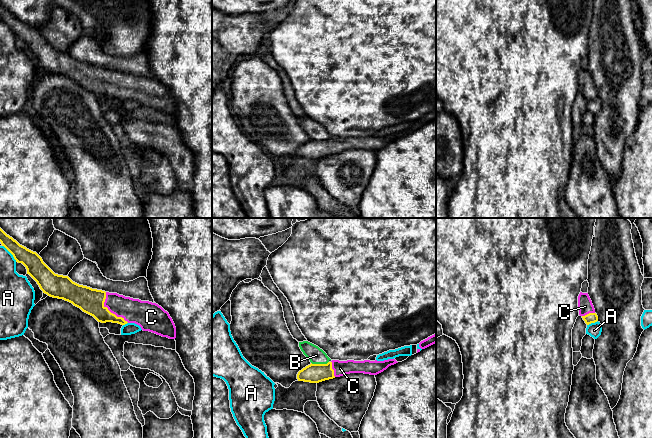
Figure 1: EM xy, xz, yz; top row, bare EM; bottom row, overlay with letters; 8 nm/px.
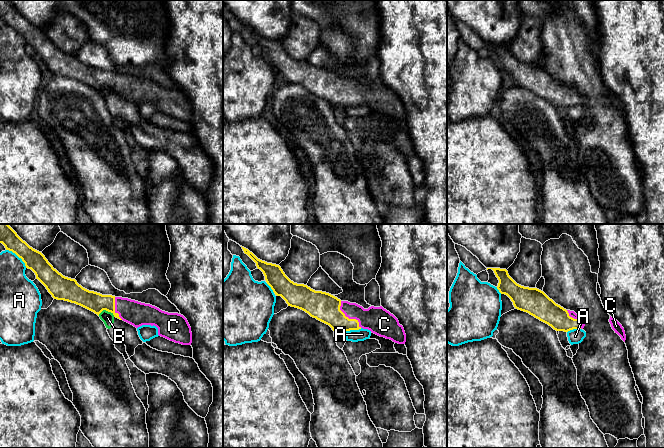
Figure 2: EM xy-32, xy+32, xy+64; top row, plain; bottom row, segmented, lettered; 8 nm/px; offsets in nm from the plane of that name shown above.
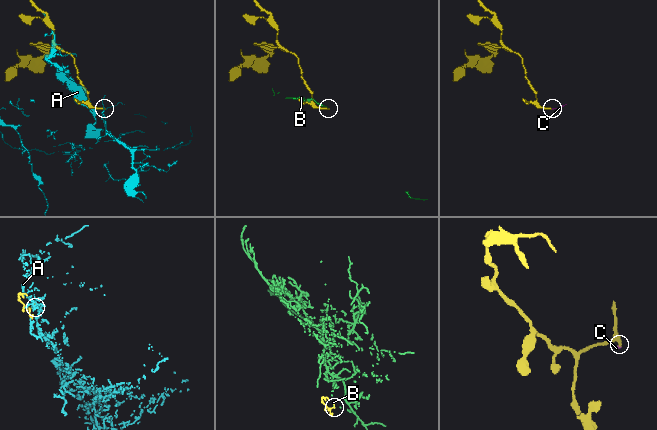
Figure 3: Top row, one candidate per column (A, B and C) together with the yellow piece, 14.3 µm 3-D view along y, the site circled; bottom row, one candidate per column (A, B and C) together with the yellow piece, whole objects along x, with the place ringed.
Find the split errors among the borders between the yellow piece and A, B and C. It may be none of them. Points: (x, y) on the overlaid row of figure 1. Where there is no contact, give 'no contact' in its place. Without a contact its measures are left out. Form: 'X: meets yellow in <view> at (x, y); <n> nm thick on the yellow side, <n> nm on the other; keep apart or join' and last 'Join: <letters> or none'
A: meets yellow in xy at (10, 252); 160 nm thick on the yellow side, 190 nm on the other; keep apart
B: meets yellow in xz at (319, 364); 160 nm thick on the yellow side, 130 nm on the other; keep apart
C: meets yellow in xy at (109, 311); 200 nm thick on the yellow side, 190 nm on the other; join
Join: C

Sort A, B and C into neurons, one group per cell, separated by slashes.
A / B / C

